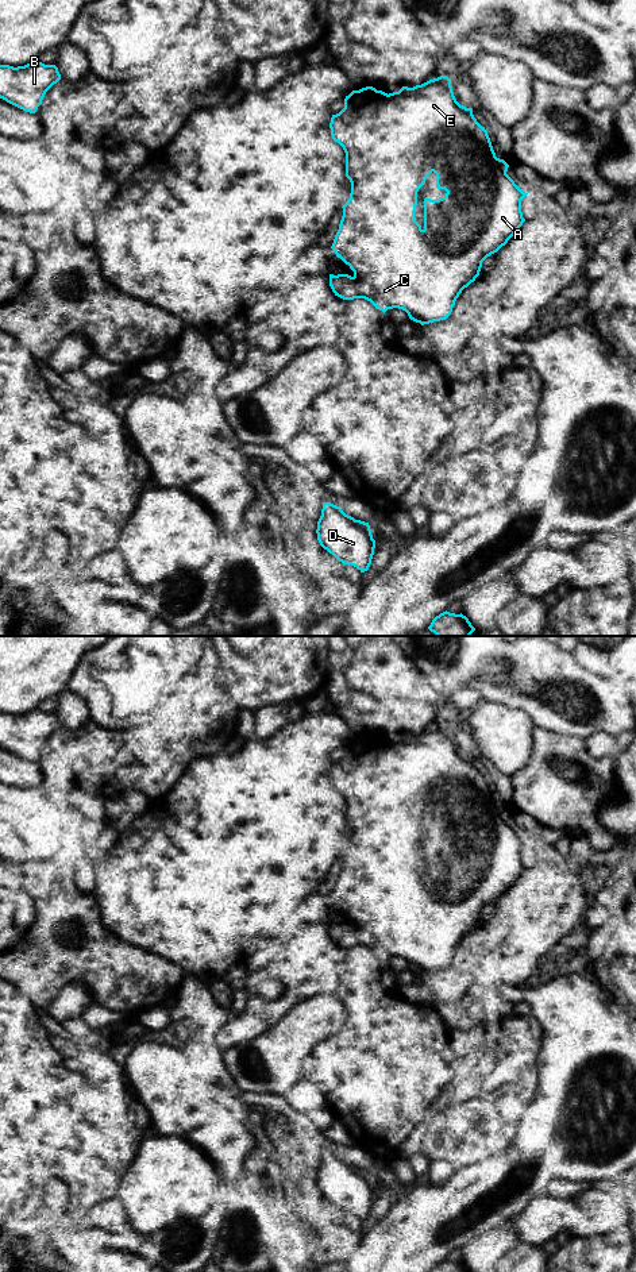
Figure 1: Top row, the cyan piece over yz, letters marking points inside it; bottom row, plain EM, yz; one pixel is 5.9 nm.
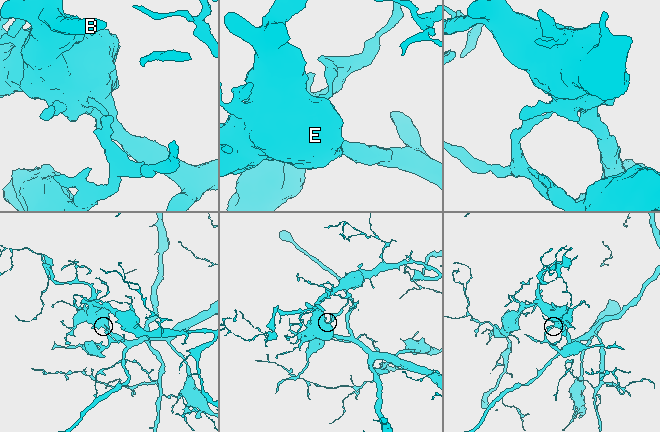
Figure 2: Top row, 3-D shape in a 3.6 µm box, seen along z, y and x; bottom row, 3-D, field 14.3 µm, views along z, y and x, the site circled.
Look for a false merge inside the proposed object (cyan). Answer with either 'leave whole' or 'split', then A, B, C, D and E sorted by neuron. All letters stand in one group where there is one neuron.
leave whole; groups A B C D E

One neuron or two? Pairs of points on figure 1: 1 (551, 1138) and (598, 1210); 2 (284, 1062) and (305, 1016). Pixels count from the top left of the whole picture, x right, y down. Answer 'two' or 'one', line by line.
1: two
2: one

